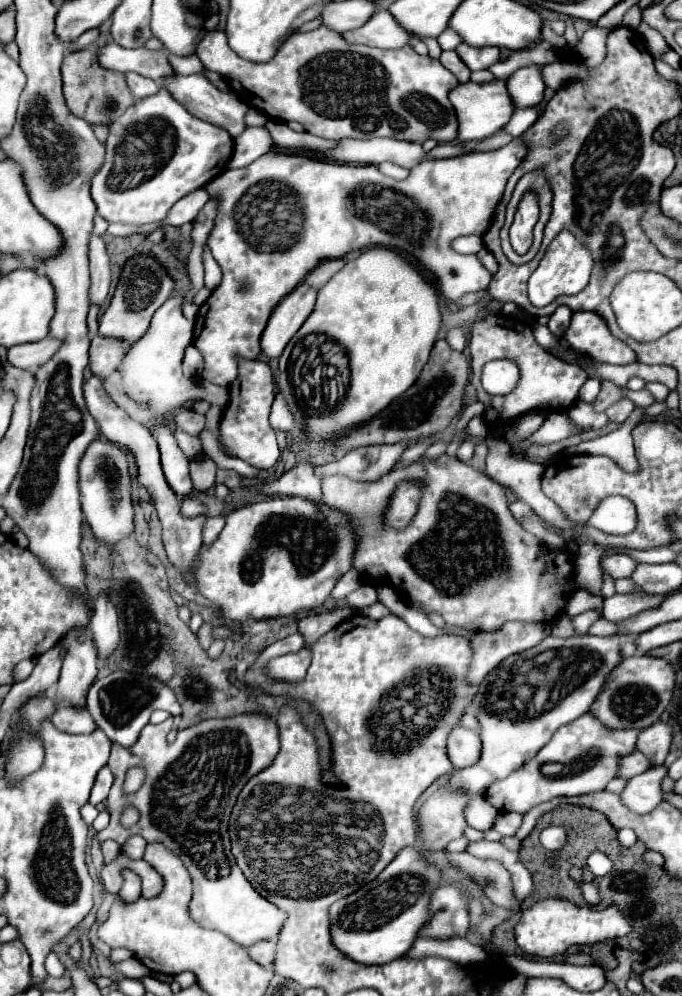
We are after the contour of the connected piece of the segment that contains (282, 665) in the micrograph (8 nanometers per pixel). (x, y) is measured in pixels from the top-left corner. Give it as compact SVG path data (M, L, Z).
M309 647L300 652L284 655L270 661L265 668L266 674L276 680L286 683L300 683L306 677L306 669L311 663Z

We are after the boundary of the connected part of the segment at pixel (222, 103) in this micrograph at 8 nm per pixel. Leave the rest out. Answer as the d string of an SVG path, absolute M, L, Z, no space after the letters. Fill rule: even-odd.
M200 73L198 75L188 75L188 77L178 75L178 77L174 77L174 81L162 81L162 83L194 117L200 117L202 121L208 121L212 125L220 125L232 137L238 137L246 129L244 117L248 113L248 105L242 103L234 93L222 93L222 91L218 91Z

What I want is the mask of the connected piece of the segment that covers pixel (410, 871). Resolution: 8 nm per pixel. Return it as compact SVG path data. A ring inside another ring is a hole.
M414 847L402 849L372 883L366 883L330 907L332 945L344 957L360 965L382 965L402 957L416 939L424 919L428 919L428 899L438 883L438 869L430 867Z

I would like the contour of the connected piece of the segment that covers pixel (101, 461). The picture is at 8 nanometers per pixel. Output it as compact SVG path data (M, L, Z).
M104 439L92 441L80 461L80 501L84 519L90 523L92 533L98 541L114 545L122 537L128 537L134 531L132 517L132 499L130 499L130 473L124 459L124 451L118 445L110 445Z

